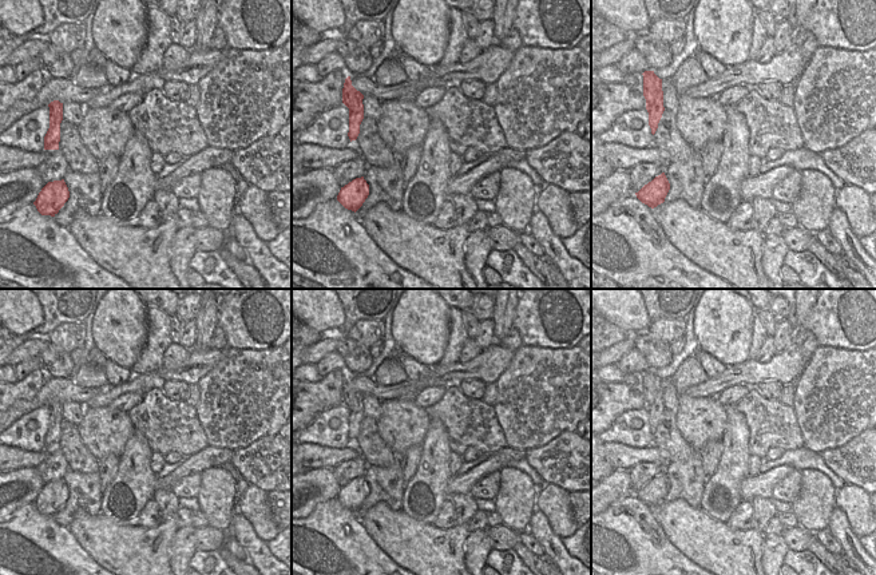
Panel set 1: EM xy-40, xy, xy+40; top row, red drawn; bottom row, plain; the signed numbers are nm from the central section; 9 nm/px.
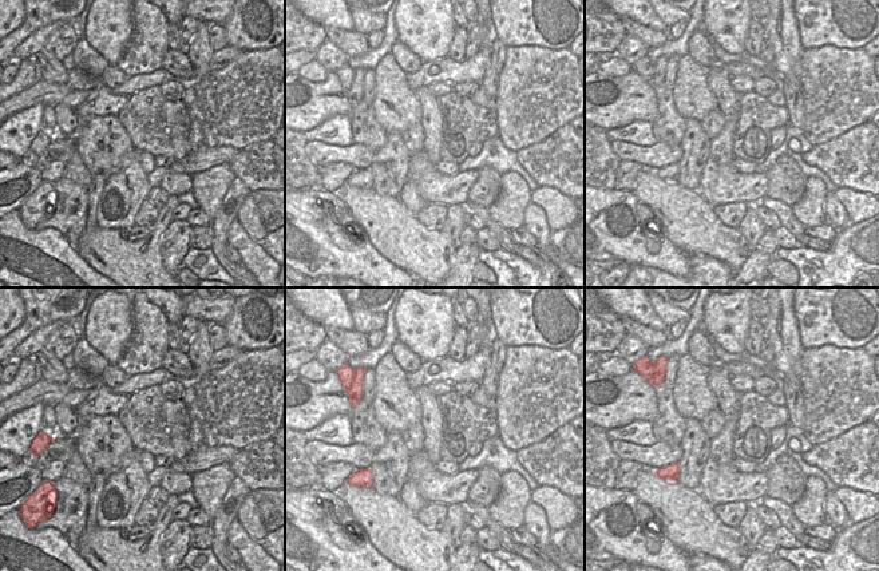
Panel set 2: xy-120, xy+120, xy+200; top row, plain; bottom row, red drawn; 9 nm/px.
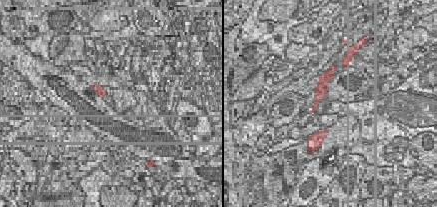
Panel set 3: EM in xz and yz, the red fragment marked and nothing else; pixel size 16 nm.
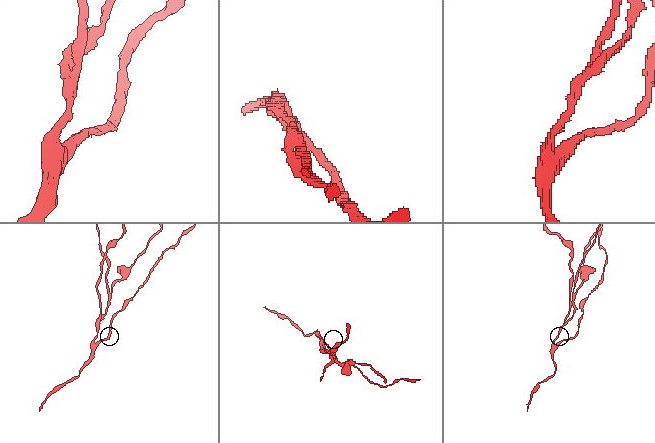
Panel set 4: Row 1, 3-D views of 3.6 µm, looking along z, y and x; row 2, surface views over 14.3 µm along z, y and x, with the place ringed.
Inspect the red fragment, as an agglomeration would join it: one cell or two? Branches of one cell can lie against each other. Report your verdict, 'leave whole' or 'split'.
split

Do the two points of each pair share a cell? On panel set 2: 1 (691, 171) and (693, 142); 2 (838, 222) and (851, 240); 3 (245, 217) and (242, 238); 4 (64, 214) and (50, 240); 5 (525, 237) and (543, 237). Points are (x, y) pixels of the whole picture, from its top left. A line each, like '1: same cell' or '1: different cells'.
1: same cell
2: different cells
3: different cells
4: different cells
5: different cells

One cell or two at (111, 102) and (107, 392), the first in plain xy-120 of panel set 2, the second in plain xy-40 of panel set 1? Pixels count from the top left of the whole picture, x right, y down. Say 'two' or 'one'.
two

